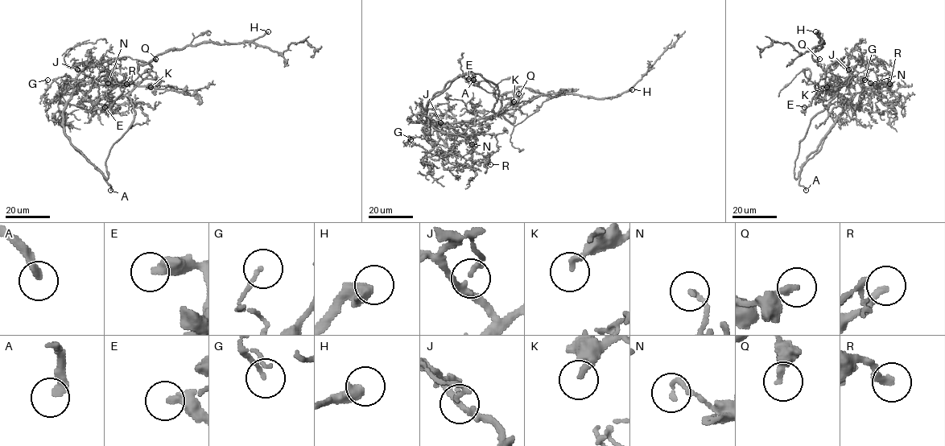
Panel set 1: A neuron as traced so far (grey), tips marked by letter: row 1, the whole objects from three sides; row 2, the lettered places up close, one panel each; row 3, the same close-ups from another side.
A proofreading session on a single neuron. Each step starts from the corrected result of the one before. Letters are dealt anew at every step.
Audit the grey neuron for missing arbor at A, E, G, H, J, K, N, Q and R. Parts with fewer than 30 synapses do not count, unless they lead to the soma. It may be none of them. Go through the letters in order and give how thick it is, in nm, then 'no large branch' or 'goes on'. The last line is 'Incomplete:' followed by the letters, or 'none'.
A: 240 nm thick; goes on
E: 400 nm thick; no large branch
G: 130 nm thick; no large branch
H: 480 nm thick; goes on
J: 140 nm thick; no large branch
K: 220 nm thick; goes on
N: 160 nm thick; no large branch
Q: 280 nm thick; no large branch
R: 240 nm thick; goes on
Incomplete: A, H, K, R

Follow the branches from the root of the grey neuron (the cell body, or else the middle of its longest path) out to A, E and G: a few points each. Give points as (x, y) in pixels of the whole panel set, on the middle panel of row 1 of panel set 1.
A: (504, 113), (514, 121), (510, 124), (493, 111), (498, 87), (469, 68), (465, 73), (472, 73), (473, 80)
E: (504, 113), (501, 100), (495, 97), (494, 92), (488, 92), (468, 79)
G: (504, 113), (514, 121), (511, 124), (497, 114), (438, 123), (439, 140), (434, 145), (431, 140), (410, 139)

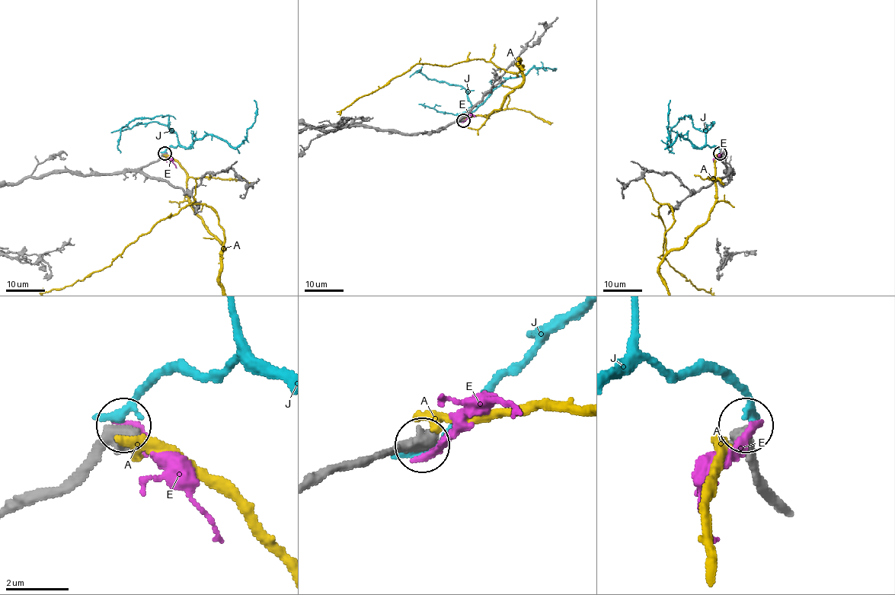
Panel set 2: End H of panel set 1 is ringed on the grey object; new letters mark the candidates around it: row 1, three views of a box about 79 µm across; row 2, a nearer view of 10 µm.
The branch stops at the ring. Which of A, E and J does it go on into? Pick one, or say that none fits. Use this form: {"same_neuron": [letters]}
{"same_neuron": []}

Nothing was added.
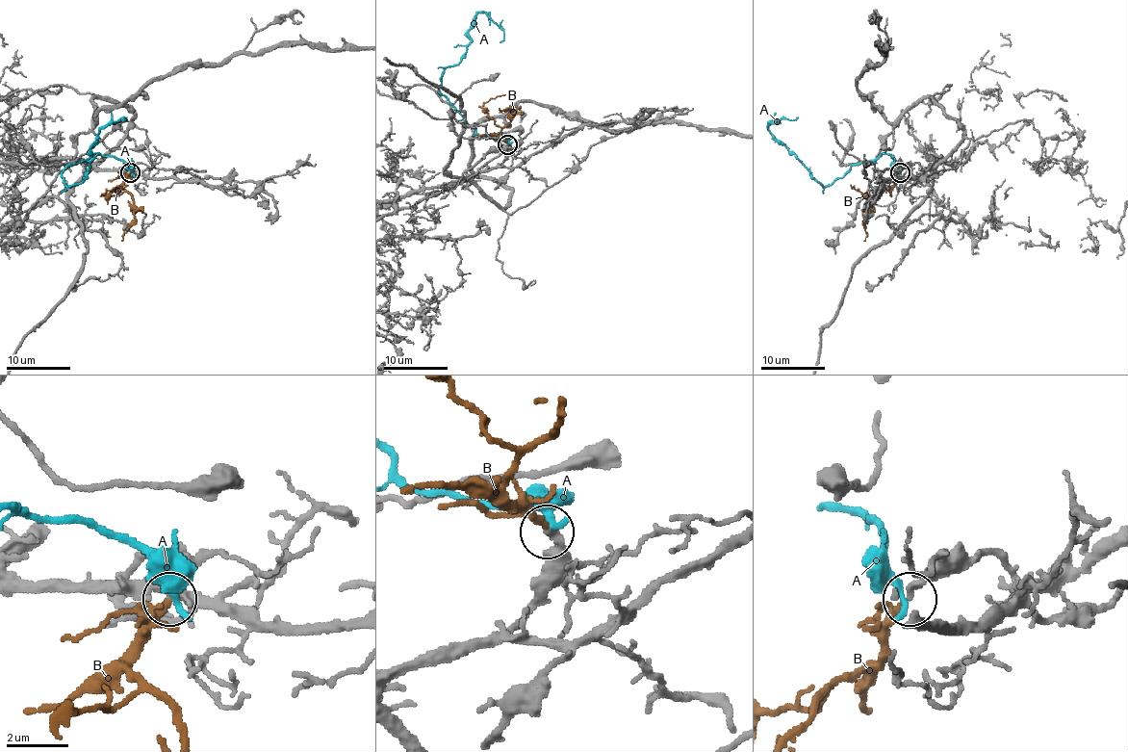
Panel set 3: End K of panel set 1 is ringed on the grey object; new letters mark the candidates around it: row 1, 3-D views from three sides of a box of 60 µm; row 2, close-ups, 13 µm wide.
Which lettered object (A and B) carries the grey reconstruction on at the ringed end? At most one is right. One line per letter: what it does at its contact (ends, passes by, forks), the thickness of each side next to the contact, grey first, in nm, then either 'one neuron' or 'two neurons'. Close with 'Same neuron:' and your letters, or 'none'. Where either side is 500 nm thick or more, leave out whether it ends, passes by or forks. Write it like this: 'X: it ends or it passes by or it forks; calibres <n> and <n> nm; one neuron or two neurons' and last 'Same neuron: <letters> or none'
A: it ends; calibres 240 and 320 nm; two neurons
B: it ends; calibres 220 and 220 nm; one neuron
Same neuron: B

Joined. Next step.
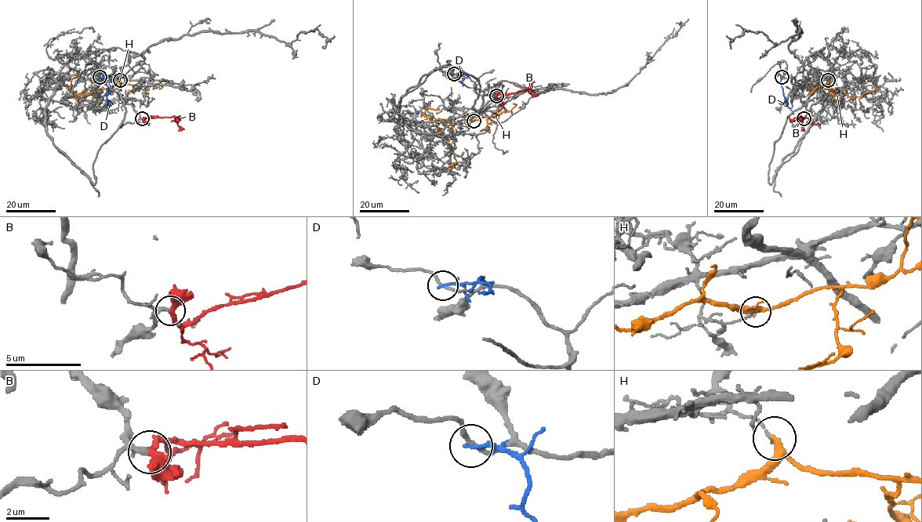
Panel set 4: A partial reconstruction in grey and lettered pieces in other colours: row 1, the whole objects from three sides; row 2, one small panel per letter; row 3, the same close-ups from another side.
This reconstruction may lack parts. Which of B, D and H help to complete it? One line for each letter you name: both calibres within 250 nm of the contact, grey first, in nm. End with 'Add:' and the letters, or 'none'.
B: 180/360 nm
Add: B

